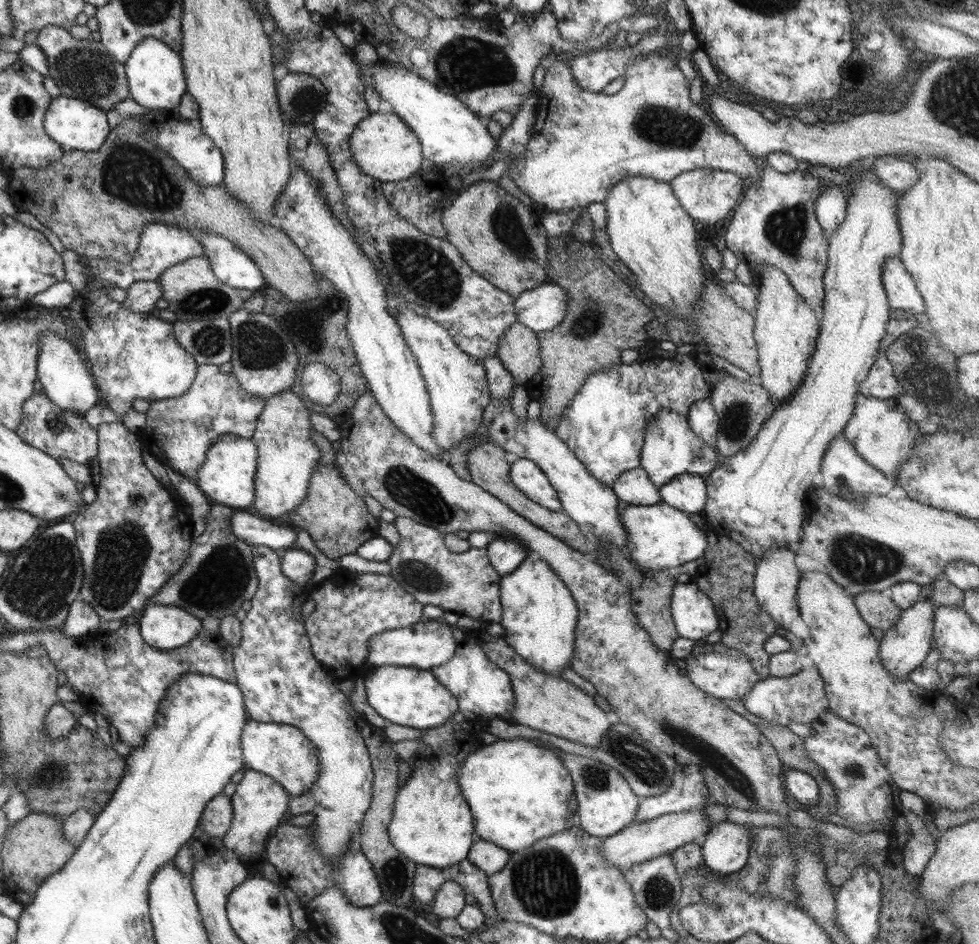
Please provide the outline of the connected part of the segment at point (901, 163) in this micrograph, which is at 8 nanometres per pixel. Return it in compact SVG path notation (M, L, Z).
M883 156L875 157L869 168L876 175L879 184L896 191L907 191L919 177L914 162L909 158Z

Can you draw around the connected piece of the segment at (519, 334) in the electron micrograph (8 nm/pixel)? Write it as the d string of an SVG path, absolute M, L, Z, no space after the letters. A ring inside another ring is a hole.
M520 322L506 330L496 356L510 371L515 382L521 385L531 379L542 366L537 333Z

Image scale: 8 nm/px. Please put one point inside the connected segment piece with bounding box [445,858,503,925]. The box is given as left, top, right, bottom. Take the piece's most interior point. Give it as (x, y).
(473, 881)

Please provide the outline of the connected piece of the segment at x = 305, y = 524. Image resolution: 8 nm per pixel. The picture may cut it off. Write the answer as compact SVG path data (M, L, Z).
M314 430L311 439L322 454L316 470L311 474L306 498L288 513L288 518L294 526L308 532L315 545L328 558L340 559L344 554L355 554L363 542L376 538L380 520L368 511L363 497L358 496L341 477L336 468L336 456L340 451L332 447L332 441Z

